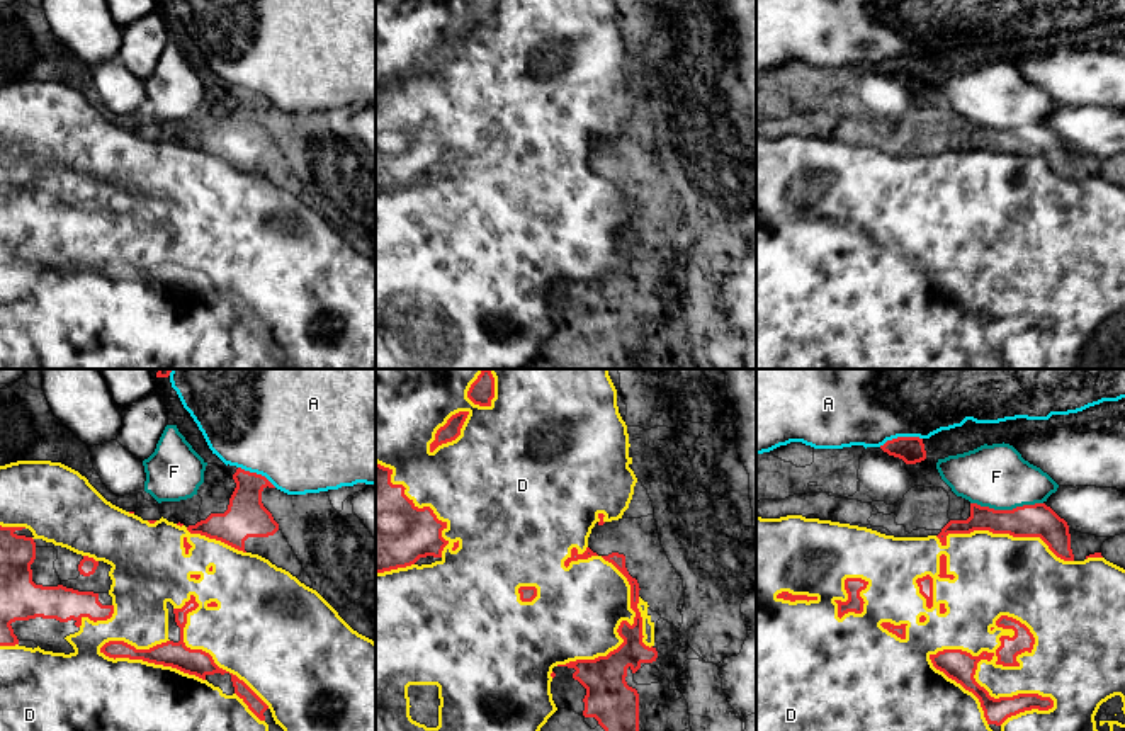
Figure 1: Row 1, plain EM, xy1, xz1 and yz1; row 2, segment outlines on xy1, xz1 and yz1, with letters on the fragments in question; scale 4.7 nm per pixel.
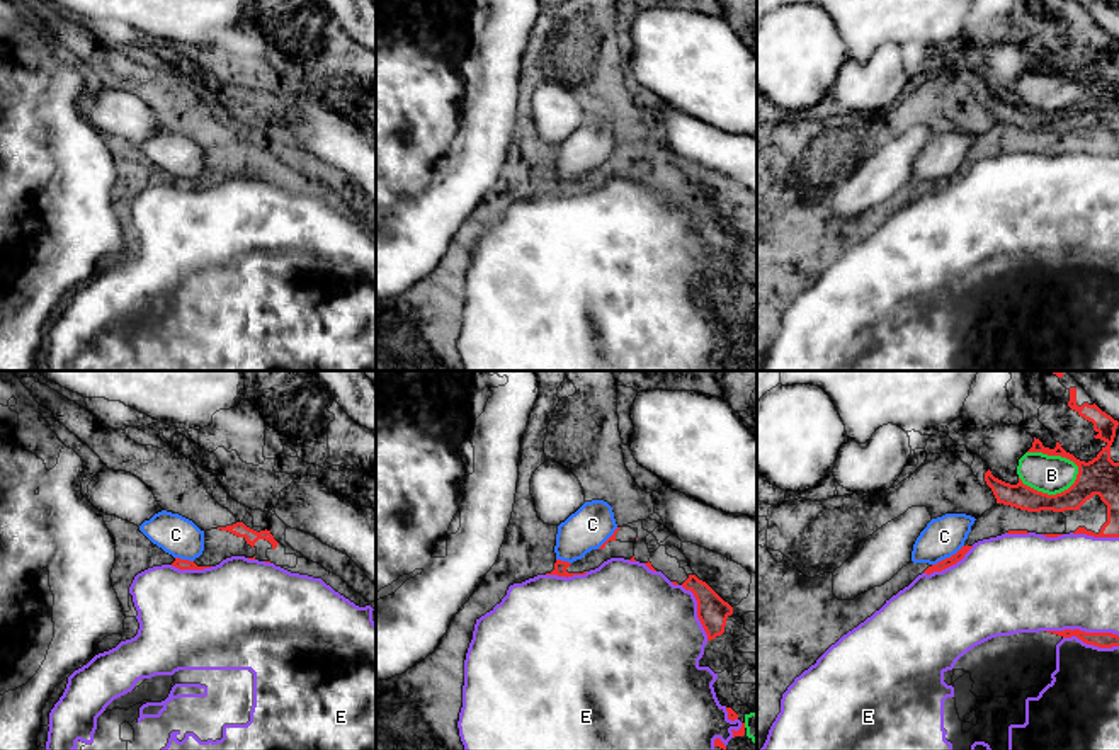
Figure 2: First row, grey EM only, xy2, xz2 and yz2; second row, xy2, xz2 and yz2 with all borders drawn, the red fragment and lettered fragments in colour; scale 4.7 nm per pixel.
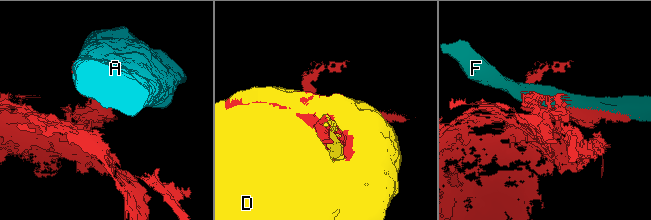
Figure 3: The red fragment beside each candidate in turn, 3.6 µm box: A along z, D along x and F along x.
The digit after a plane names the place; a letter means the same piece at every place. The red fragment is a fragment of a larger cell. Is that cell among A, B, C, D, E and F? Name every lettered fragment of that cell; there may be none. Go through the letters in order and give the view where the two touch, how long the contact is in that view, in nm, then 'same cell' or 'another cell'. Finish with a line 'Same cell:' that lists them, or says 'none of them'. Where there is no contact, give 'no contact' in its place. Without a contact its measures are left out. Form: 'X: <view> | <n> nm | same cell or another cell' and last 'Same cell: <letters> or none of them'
A: yz1 | 220 nm | another cell
B: yz2 | 300 nm | another cell
C: yz2 | 180 nm | another cell
D: yz1 | 650 nm | same cell
E: yz2 | 340 nm | another cell
F: yz1 | 340 nm | another cell
Same cell: D

